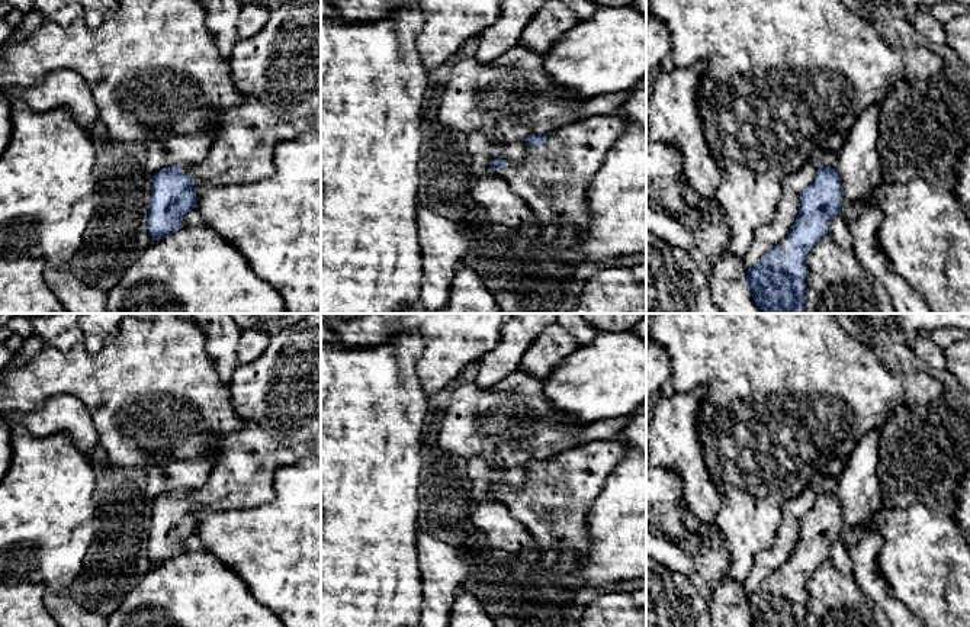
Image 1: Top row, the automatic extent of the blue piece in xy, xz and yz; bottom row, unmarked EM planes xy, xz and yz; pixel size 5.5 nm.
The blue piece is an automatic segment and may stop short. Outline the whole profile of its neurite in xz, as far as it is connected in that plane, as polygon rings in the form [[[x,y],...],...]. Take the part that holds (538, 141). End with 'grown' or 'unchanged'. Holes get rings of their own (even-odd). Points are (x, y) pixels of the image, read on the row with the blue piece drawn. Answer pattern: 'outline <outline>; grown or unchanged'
outline [[[614,113],[579,119],[552,134],[527,138],[521,164],[510,165],[501,158],[491,163],[491,170],[500,168],[531,209],[543,228],[543,241],[555,241],[561,228],[569,225],[585,237],[590,225],[587,189],[627,122],[626,116]]]; grown

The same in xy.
outline [[[290,0],[273,9],[256,36],[237,41],[228,61],[235,87],[245,96],[245,102],[225,110],[218,118],[213,147],[202,163],[166,167],[152,176],[147,219],[152,241],[160,241],[183,228],[186,213],[196,208],[195,180],[225,186],[269,179],[276,171],[274,149],[279,144],[309,131],[321,132],[321,0]]]; grown

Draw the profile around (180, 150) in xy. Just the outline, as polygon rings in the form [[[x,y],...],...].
[[[208,123],[197,135],[171,135],[166,141],[148,142],[148,170],[155,174],[166,167],[196,165],[213,148],[215,132]]]

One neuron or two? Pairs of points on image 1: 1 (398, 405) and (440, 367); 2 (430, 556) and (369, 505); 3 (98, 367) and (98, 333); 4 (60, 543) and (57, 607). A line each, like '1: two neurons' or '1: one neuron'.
1: two neurons
2: two neurons
3: two neurons
4: two neurons

